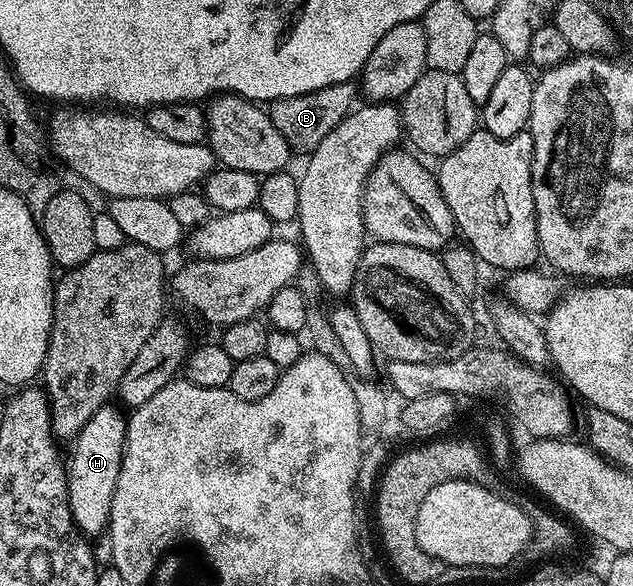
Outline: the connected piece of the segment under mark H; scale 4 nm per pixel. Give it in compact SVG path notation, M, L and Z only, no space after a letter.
M117 404L102 405L73 438L74 450L68 453L66 486L74 528L90 539L97 533L105 534L110 524L112 495L116 491L116 479L120 479L120 463L126 449L127 420L127 414Z

